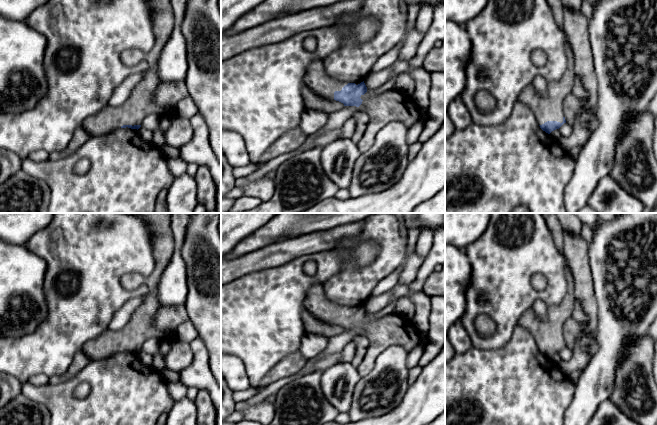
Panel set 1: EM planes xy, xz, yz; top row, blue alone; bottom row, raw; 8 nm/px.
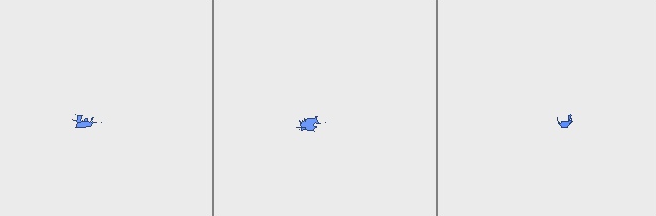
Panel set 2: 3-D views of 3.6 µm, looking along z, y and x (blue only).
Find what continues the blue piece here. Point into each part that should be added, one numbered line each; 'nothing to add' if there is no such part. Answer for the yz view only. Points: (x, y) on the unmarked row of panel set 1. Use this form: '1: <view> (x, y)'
1: yz (546, 331)

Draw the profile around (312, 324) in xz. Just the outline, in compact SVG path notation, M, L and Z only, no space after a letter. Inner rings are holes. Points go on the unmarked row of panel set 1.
M306 309L302 312L302 320L307 332L315 333L328 338L338 335L344 331L343 327L321 321L320 319L314 317Z

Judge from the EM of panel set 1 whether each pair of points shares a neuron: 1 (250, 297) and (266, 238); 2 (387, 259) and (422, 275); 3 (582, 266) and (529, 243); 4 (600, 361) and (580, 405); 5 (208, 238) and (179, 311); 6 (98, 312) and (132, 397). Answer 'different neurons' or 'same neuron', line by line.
1: different neurons
2: different neurons
3: different neurons
4: same neuron
5: different neurons
6: different neurons

